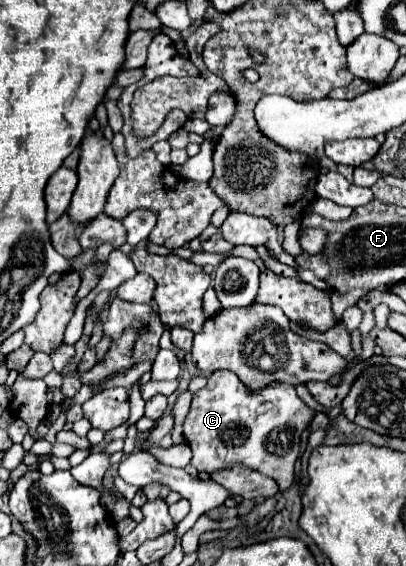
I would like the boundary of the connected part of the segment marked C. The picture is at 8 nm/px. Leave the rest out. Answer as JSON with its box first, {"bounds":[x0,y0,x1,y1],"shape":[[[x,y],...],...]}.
{"bounds":[183,370,313,490],"shape":[[[227,370],[213,372],[209,382],[191,402],[191,410],[183,424],[183,436],[193,458],[191,466],[199,472],[227,470],[237,464],[257,470],[273,478],[281,490],[289,488],[295,476],[295,462],[299,456],[301,434],[313,420],[311,410],[295,392],[291,384],[279,384],[263,390],[249,390],[243,382]]]}

